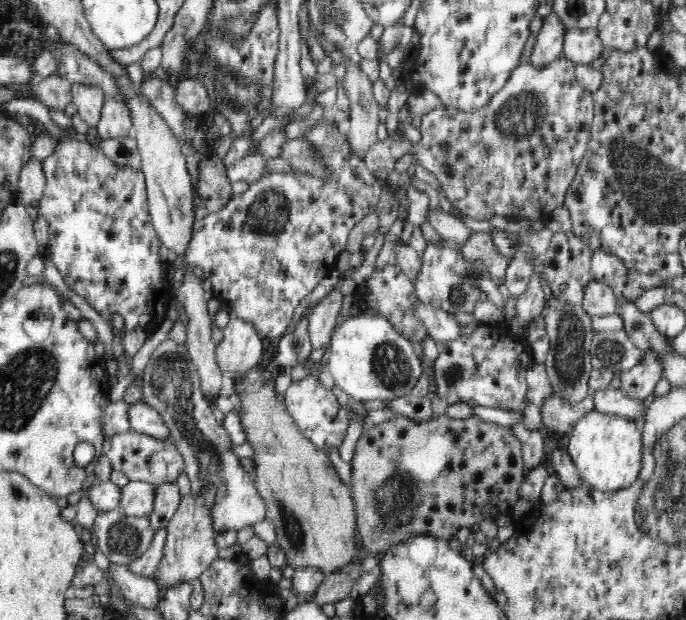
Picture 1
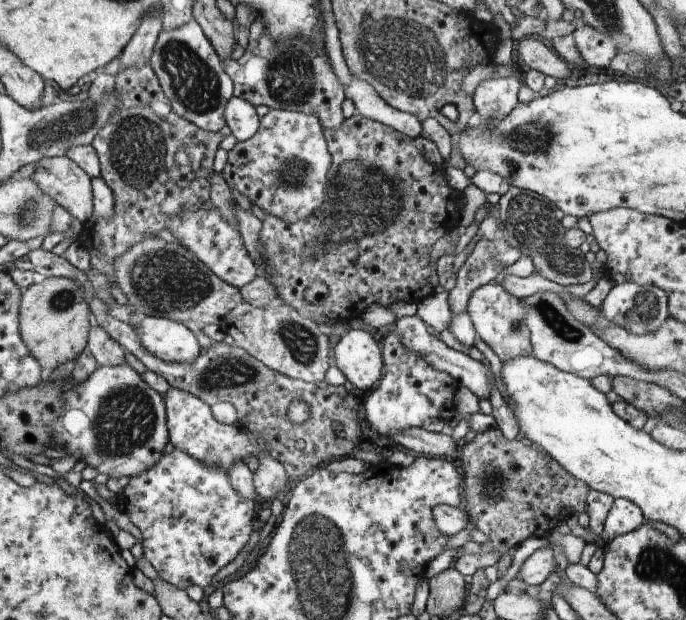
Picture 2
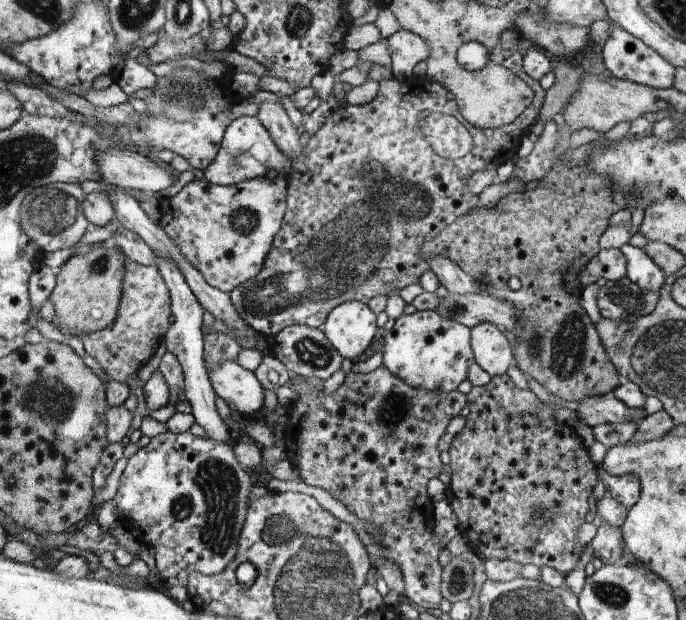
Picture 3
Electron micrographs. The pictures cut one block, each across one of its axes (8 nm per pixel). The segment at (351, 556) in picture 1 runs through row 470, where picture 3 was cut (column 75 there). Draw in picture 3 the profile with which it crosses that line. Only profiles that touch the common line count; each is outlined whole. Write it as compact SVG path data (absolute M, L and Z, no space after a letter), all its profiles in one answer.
M98 246L84 255L72 255L62 266L49 299L55 310L55 326L67 337L83 337L115 322L126 276L126 264L120 253L118 246L110 250Z

